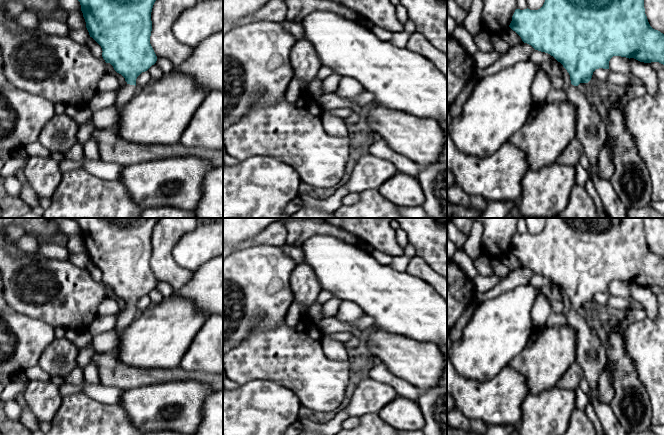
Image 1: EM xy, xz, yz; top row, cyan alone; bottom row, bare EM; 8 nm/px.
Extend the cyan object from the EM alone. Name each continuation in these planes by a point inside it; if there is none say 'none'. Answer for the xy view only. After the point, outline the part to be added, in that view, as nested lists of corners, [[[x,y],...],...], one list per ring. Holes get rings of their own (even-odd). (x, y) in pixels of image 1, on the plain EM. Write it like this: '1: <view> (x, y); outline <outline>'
1: xy (126, 317); outline [[[126,308],[119,313],[117,322],[114,327],[115,332],[118,334],[117,342],[120,340],[124,330],[134,321],[135,312],[135,309]]]

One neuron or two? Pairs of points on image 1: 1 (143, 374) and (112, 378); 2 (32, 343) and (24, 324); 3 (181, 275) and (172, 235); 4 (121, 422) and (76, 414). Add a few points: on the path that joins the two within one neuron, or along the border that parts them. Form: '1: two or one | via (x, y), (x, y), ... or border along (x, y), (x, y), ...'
1: one | via (135, 377), (120, 377)
2: one | via (27, 338), (24, 335), (24, 329)
3: one | via (171, 265), (167, 261), (167, 245)
4: one | via (110, 422), (87, 422)

